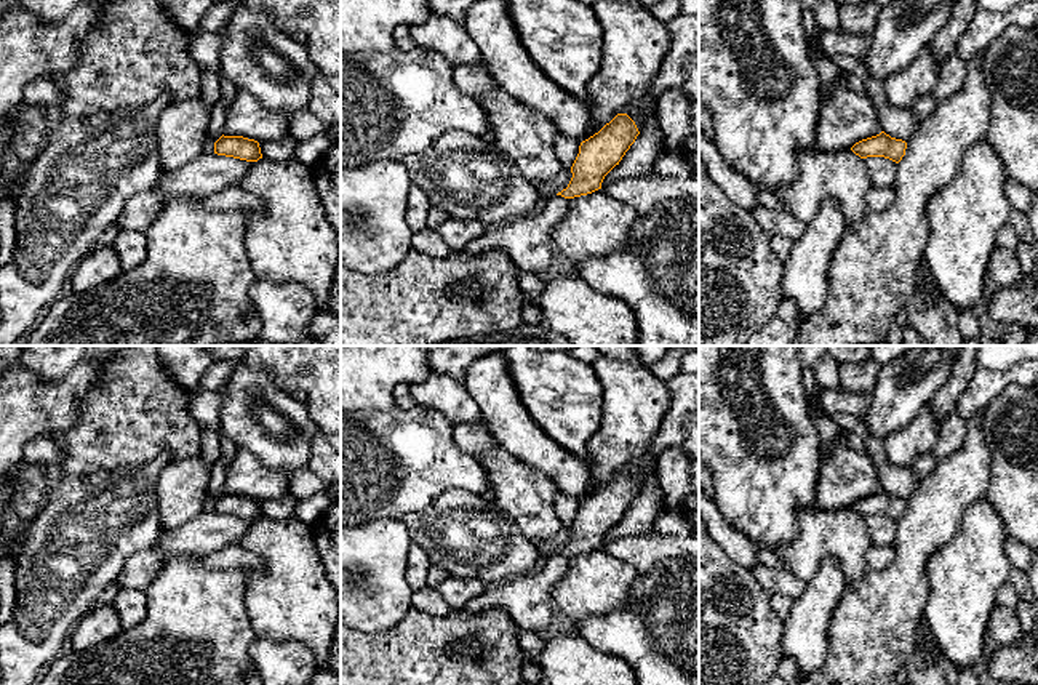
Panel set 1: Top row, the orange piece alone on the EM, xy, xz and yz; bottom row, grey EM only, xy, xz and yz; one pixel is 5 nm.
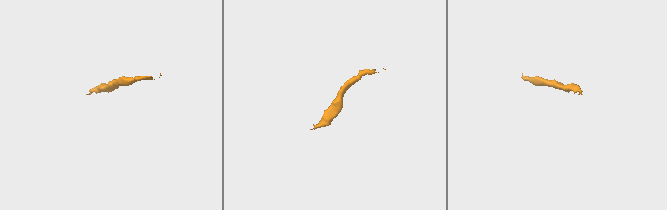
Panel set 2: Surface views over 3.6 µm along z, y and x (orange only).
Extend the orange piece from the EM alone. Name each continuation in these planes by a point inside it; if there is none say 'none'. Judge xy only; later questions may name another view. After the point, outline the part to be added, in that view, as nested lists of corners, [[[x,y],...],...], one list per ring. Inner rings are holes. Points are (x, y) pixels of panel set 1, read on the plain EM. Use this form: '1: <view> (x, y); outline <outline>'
none

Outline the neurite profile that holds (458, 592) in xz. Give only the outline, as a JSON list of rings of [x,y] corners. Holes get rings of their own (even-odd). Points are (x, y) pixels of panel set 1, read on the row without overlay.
[[[446,576],[445,579],[440,581],[437,591],[448,605],[454,608],[462,608],[470,600],[483,595],[489,587],[491,587],[489,584],[477,578]]]

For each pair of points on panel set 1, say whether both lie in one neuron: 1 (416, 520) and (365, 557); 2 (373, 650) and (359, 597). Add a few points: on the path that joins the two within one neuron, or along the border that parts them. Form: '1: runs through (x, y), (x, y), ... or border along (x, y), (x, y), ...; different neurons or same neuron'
1: border along (399, 519), (407, 527), (413, 543); different neurons
2: border along (402, 618), (379, 632), (363, 634), (357, 631); different neurons

